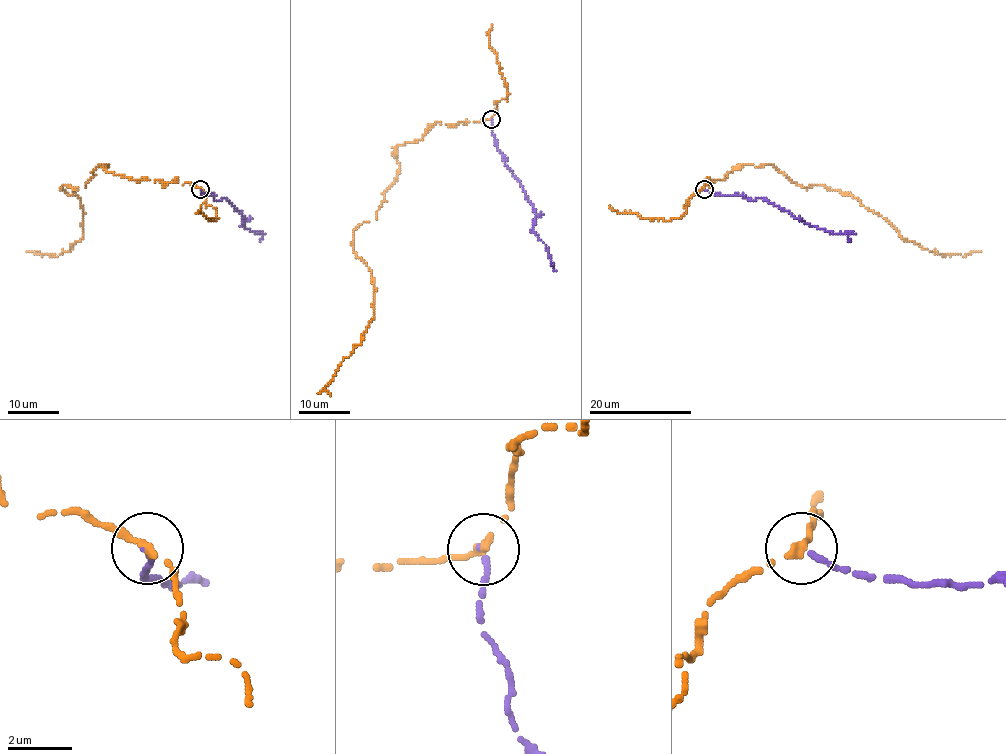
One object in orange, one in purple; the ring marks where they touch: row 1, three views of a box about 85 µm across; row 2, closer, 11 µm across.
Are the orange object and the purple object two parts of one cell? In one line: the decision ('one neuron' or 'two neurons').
two neurons

